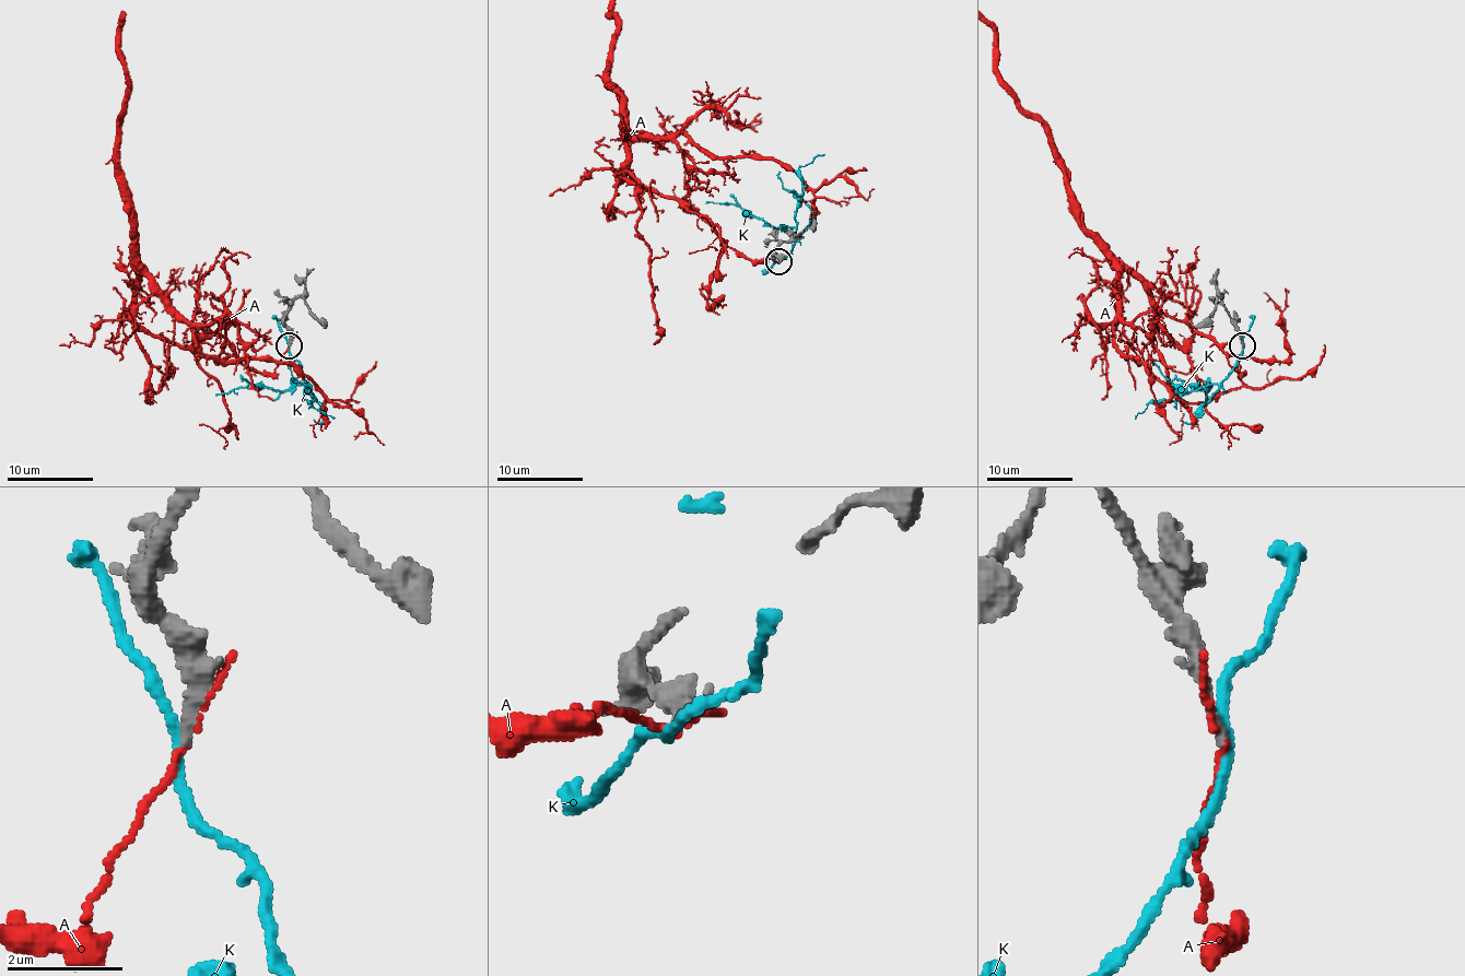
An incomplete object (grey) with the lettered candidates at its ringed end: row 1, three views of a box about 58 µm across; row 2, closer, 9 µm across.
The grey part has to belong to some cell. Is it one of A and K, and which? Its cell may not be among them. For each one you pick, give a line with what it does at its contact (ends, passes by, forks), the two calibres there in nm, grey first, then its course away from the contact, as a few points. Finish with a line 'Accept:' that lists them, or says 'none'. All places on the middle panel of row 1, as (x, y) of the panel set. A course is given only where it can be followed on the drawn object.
Accept: none

